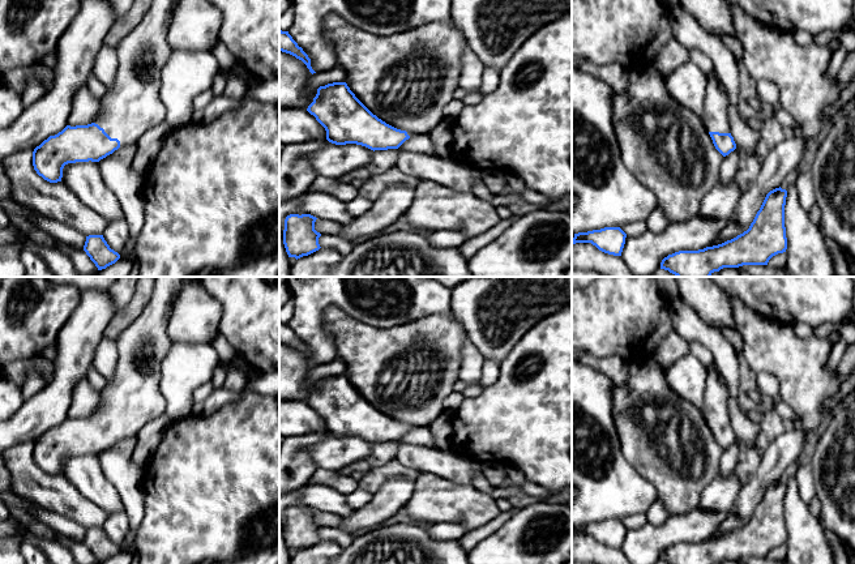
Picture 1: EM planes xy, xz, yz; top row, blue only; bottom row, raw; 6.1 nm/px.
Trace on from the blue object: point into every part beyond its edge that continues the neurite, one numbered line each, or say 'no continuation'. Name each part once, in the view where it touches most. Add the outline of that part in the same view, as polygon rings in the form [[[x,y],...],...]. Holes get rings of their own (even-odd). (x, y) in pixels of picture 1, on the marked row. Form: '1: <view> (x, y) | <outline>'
1: xy (132, 107) | [[[151,0],[144,18],[116,48],[119,64],[114,86],[99,99],[95,124],[111,138],[117,138],[120,148],[137,144],[146,132],[166,120],[166,107],[159,97],[161,73],[174,52],[168,43],[168,29],[178,3],[179,0]]]

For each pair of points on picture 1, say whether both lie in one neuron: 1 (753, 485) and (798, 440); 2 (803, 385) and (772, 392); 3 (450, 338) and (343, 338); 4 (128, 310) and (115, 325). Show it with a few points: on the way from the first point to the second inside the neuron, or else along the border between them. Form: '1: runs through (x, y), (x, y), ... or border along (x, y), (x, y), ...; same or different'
1: runs through (764, 474), (787, 451); same
2: border along (757, 371), (769, 371), (777, 379), (779, 394); different
3: runs through (424, 341), (370, 341); same
4: runs through (127, 313), (119, 321); same

